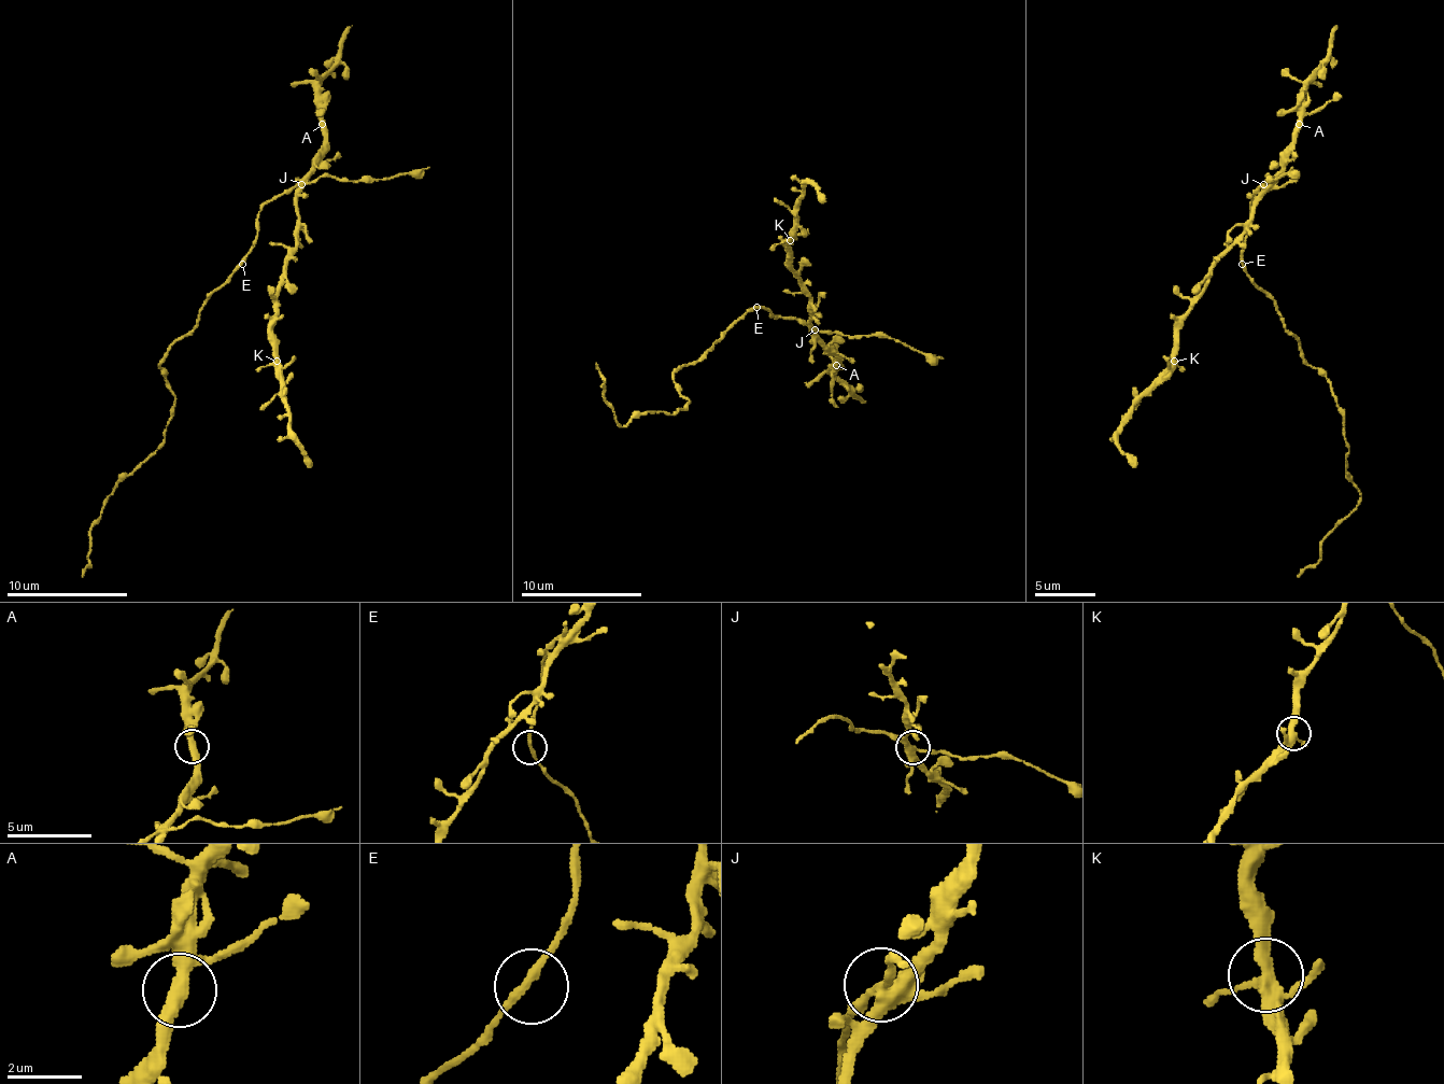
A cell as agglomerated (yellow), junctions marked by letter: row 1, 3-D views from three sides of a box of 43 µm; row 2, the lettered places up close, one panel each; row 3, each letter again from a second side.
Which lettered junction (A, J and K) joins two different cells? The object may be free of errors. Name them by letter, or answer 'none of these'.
none of these

